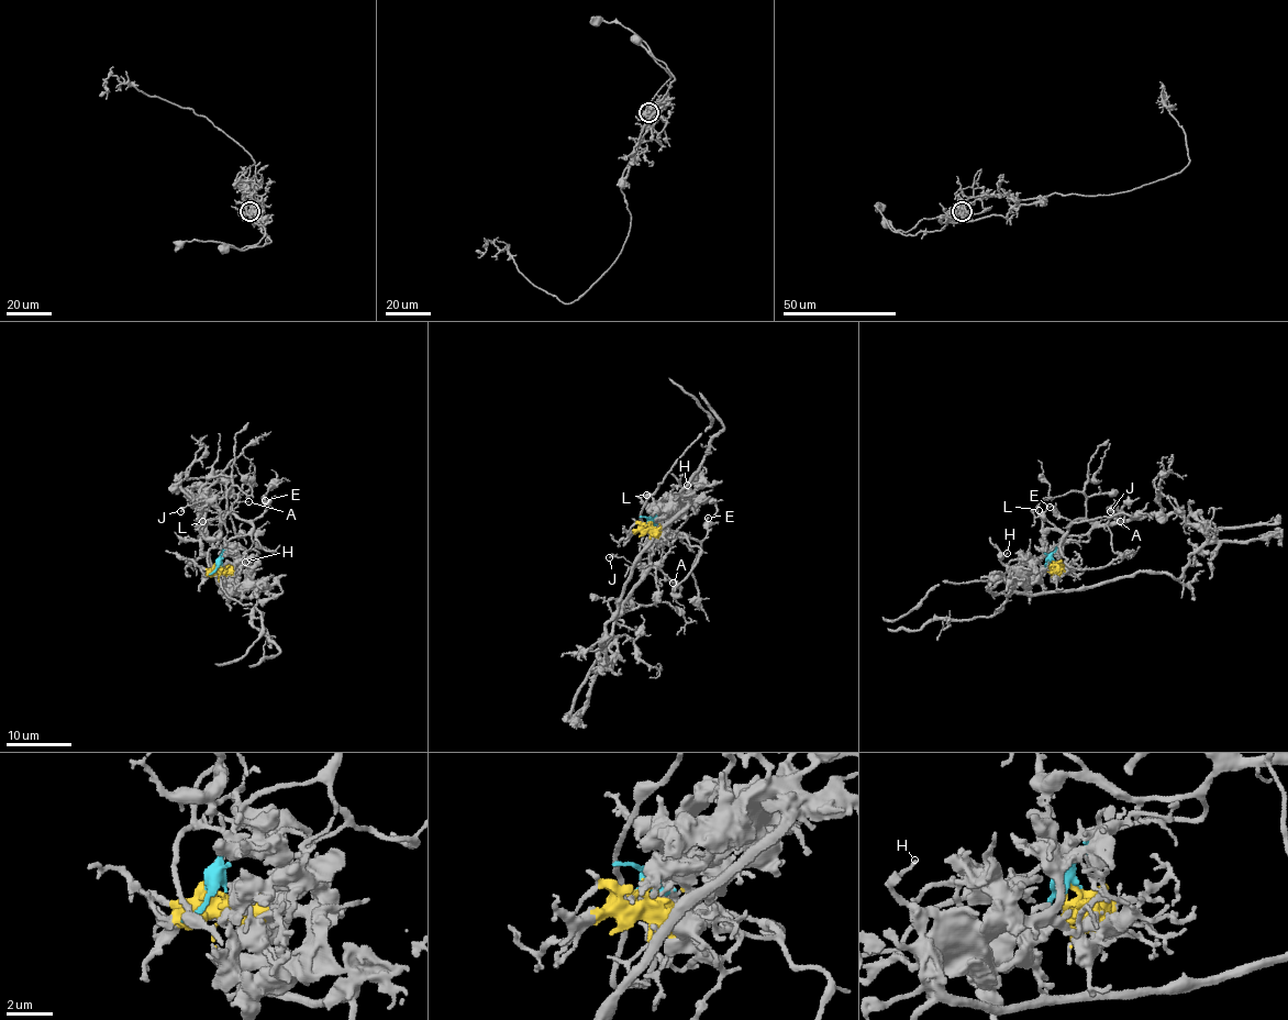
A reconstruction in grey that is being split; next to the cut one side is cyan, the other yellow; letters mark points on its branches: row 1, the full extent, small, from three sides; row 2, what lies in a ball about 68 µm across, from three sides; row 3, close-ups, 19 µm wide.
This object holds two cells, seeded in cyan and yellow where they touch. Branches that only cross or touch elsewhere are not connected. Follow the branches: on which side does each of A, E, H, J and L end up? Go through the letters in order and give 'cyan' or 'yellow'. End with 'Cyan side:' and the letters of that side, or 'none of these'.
A: cyan
E: cyan
H: yellow
J: cyan
L: cyan
Cyan side: A, E, J, L

